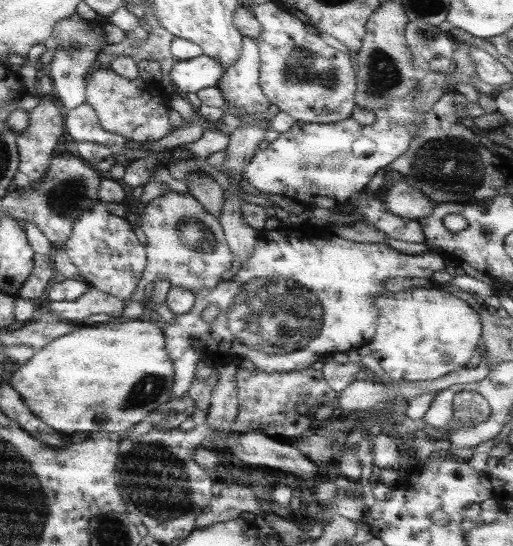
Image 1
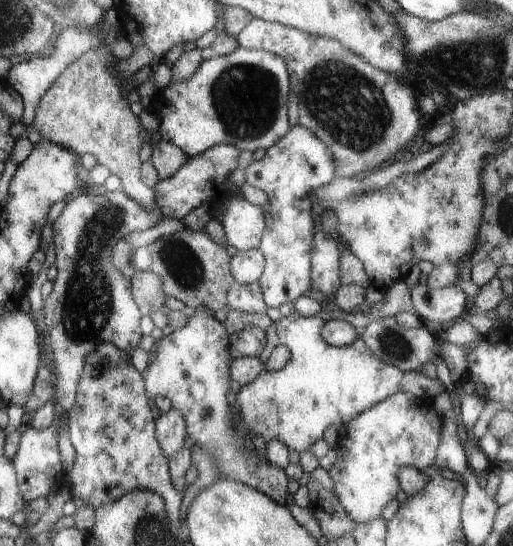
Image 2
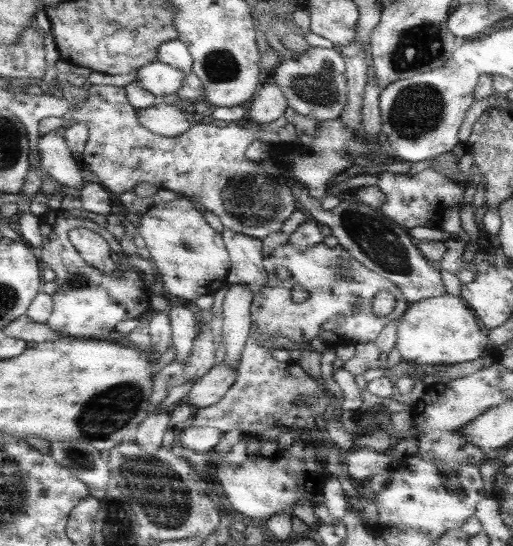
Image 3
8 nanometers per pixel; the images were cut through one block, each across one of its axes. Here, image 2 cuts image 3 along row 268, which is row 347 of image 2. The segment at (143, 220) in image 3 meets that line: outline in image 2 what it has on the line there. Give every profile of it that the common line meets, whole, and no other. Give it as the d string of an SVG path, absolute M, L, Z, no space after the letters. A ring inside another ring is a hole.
M204 307L189 312L188 323L184 327L178 328L168 335L163 335L155 341L155 356L141 373L144 380L144 391L147 398L155 398L157 395L168 398L171 407L177 409L184 418L184 427L186 428L187 439L193 445L203 448L204 451L210 452L214 461L217 461L219 477L225 476L248 487L254 488L268 496L276 503L286 504L289 495L285 491L287 477L283 469L272 465L267 459L258 456L257 453L248 455L243 449L243 438L237 438L229 426L230 420L228 403L225 400L225 391L228 386L228 364L231 361L228 355L228 335L224 324L219 322L213 315L213 312Z

